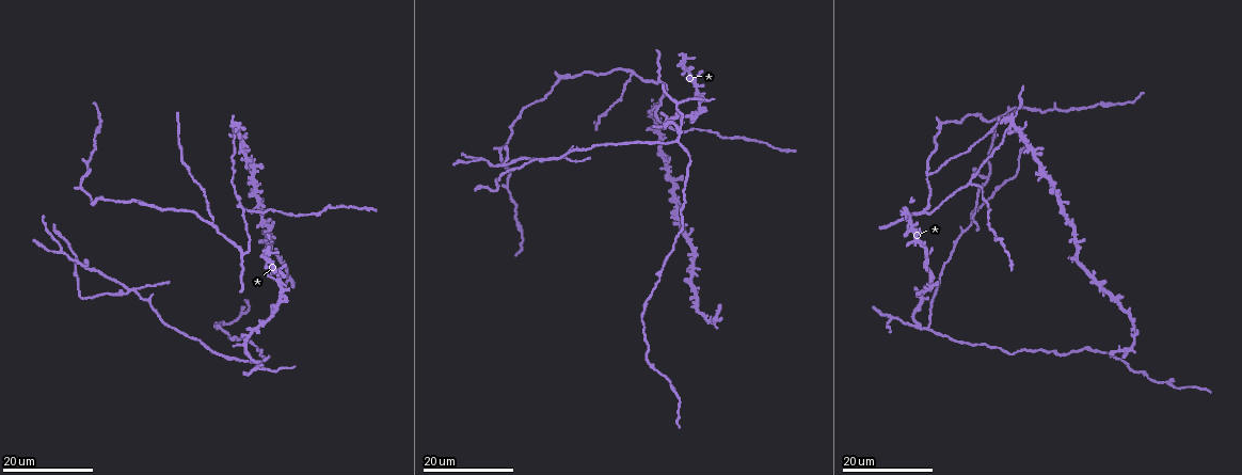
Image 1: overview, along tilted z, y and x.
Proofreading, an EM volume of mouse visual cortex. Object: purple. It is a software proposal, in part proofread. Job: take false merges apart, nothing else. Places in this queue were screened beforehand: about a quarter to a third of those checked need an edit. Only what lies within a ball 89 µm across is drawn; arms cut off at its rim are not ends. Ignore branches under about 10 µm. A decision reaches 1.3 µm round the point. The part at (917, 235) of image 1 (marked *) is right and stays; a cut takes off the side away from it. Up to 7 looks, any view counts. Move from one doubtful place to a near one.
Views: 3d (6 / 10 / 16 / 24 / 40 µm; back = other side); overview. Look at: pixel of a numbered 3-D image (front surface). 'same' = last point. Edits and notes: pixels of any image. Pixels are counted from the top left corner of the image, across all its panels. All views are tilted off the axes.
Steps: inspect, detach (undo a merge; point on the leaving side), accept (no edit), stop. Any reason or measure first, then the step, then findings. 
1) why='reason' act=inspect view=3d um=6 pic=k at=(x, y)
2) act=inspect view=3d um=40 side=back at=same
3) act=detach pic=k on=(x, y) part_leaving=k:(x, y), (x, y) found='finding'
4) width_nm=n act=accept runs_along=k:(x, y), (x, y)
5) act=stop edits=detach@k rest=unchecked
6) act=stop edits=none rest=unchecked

why='three arms meet' act=inspect view=3d um=16 pic=1 at=(923, 212)

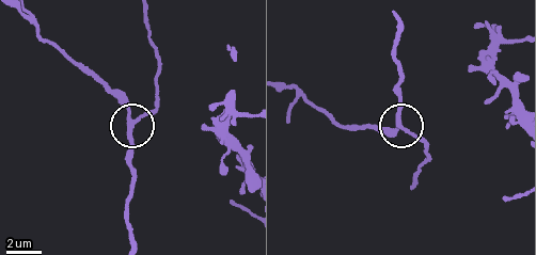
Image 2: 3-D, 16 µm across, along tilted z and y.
act=inspect view=3d um=6 pic=2 at=(135, 118)

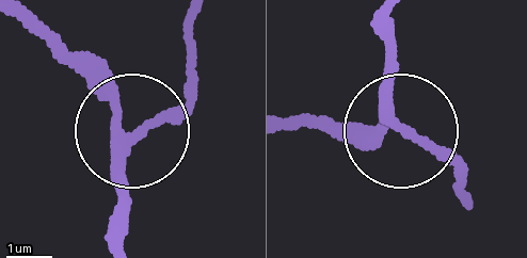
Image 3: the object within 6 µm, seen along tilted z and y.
width_nm=220 act=accept found='one cell here'

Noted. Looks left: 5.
act=inspect view=3d um=16 pic=1 at=(679, 129)

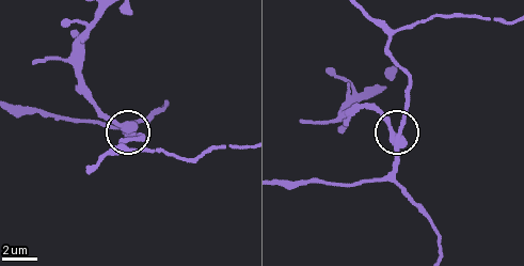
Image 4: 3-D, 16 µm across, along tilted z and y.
why='closer look' act=inspect view=3d um=10 pic=4 at=(403, 126)

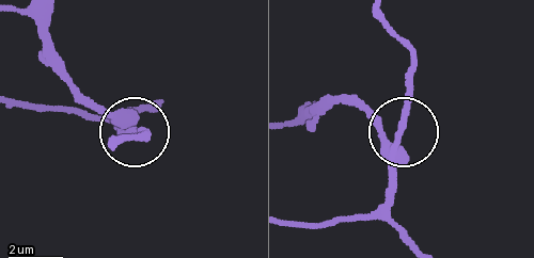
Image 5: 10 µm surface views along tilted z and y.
side_arm_um=16 act=accept found='all the same cell'

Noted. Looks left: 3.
why='three-way junction' act=inspect view=3d um=16 pic=1 at=(929, 173)

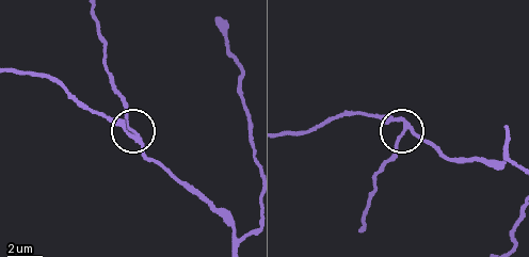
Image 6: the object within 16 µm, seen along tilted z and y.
act=inspect view=3d um=6 pic=6 at=(407, 126)

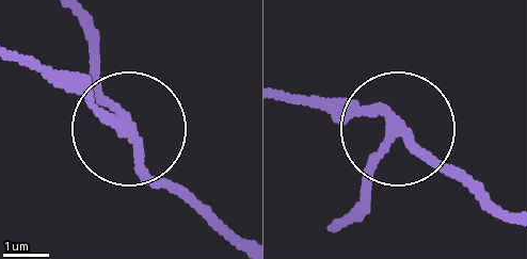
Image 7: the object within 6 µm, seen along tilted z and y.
arms=3 act=accept found='all the same cell'

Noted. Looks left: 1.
act=stop edits=none rest=unchecked

